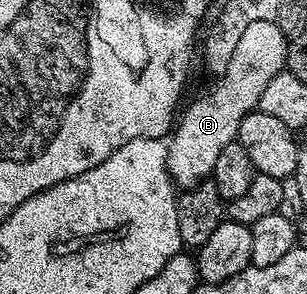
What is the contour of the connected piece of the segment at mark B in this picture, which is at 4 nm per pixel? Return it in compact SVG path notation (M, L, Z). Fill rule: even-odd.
M274 20L250 23L244 29L216 89L198 98L186 111L184 109L171 134L167 144L168 167L171 181L177 188L184 191L194 188L213 174L217 156L228 143L237 140L240 123L257 108L268 83L285 70L288 45L288 38Z

